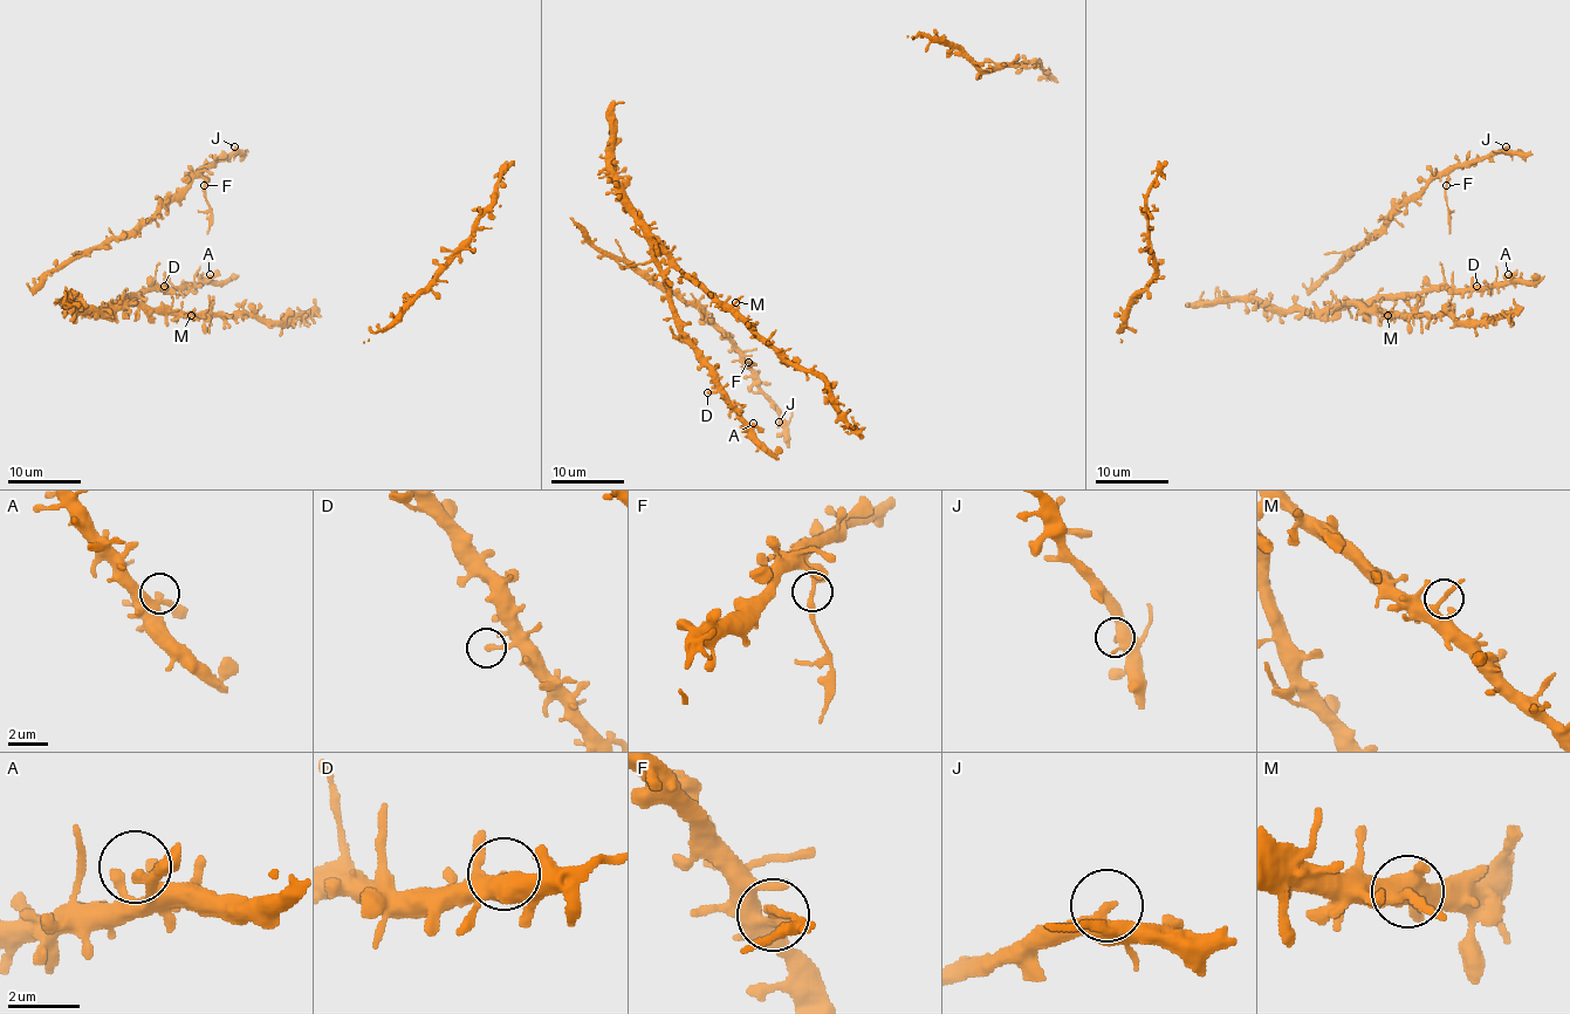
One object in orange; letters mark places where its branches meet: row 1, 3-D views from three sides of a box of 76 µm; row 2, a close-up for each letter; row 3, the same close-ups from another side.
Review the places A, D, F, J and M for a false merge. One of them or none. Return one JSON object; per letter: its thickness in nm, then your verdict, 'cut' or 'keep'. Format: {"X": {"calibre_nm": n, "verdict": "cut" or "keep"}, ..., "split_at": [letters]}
{"A": {"calibre_nm": 280, "verdict": "keep"}, "D": {"calibre_nm": 240, "verdict": "keep"}, "F": {"calibre_nm": 240, "verdict": "cut"}, "J": {"calibre_nm": 400, "verdict": "keep"}, "M": {"calibre_nm": 240, "verdict": "keep"}, "split_at": ["F"]}

